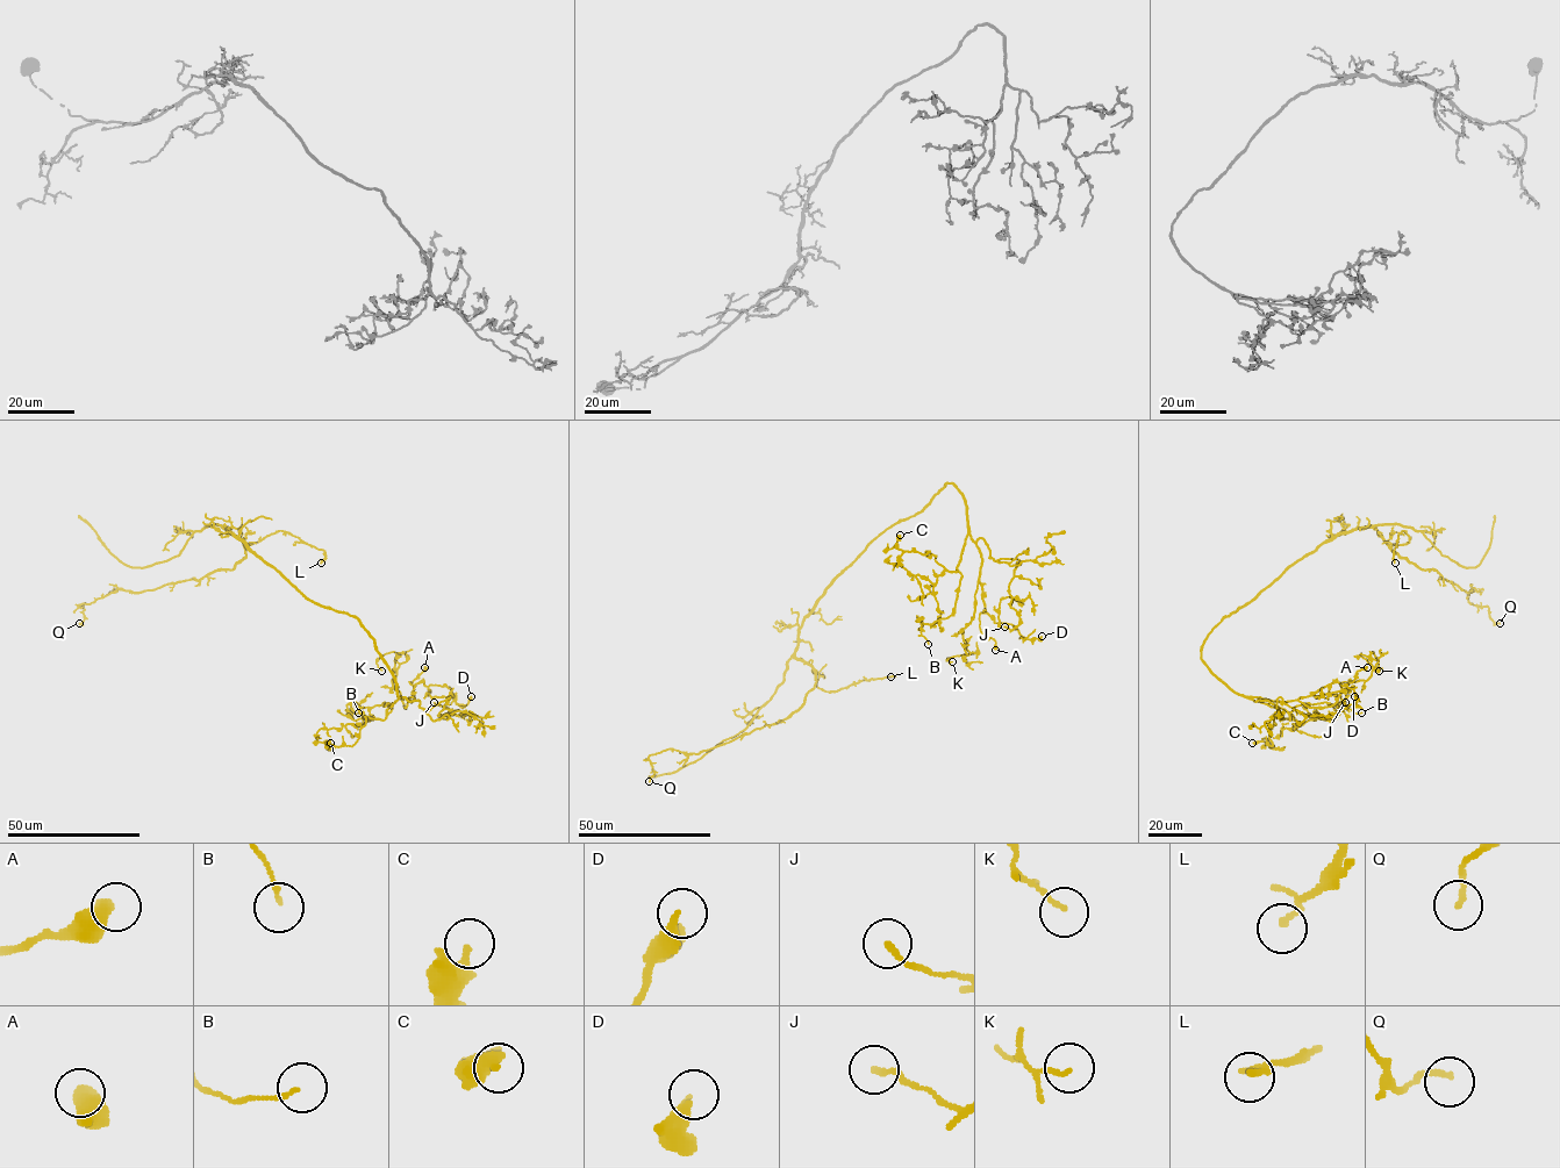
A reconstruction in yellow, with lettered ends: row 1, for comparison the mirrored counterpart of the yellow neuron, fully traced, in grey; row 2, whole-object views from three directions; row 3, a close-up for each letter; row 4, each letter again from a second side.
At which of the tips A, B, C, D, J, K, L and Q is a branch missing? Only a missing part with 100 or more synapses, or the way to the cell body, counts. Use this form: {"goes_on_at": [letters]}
{"goes_on_at": []}

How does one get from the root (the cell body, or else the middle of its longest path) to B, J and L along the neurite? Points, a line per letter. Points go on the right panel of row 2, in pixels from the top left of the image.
B: (1274, 580), (1213, 629), (1201, 659), (1235, 692), (1288, 713), (1302, 703), (1342, 708), (1339, 702), (1361, 713)
J: (1274, 580), (1213, 629), (1201, 659), (1232, 690), (1268, 700), (1278, 711), (1279, 697), (1322, 718), (1345, 702)
L: (1274, 580), (1336, 535), (1369, 527), (1388, 544), (1405, 544), (1409, 537), (1403, 530), (1397, 535), (1395, 563)

